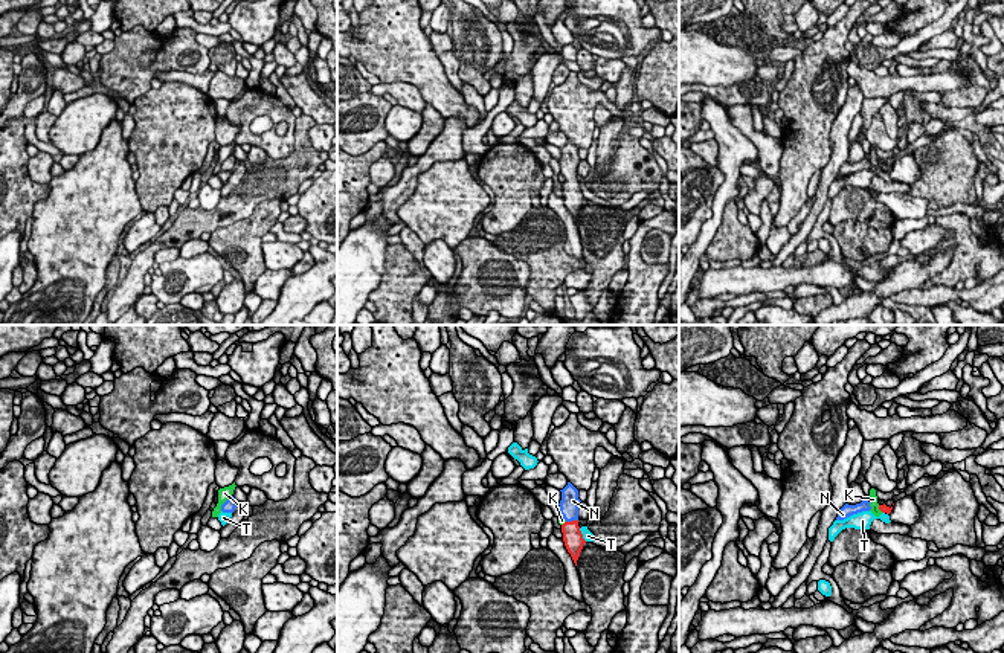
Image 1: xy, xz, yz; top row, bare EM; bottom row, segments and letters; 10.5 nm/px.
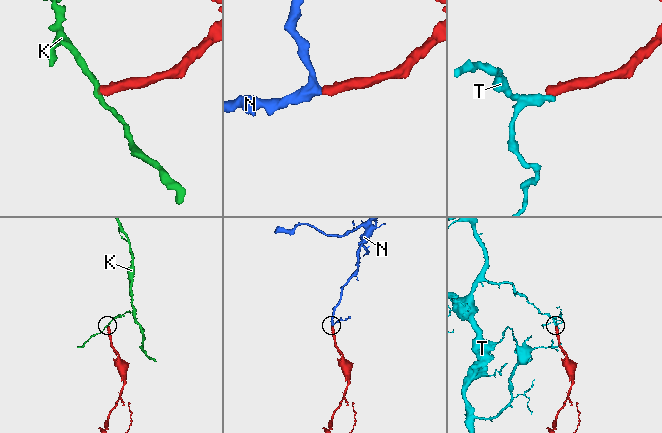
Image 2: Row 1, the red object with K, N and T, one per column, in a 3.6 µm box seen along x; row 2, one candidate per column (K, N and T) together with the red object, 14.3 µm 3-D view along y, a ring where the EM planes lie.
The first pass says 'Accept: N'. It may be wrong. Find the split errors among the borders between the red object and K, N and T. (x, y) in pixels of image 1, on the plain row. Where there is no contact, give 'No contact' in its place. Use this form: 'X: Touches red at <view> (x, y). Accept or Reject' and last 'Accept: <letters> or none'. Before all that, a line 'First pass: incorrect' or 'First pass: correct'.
First pass: correct
K: Touches red at yz (879, 167). Reject
N: Touches red at xz (572, 179). Accept
T: Touches red at xz (582, 193). Reject
Accept: N

